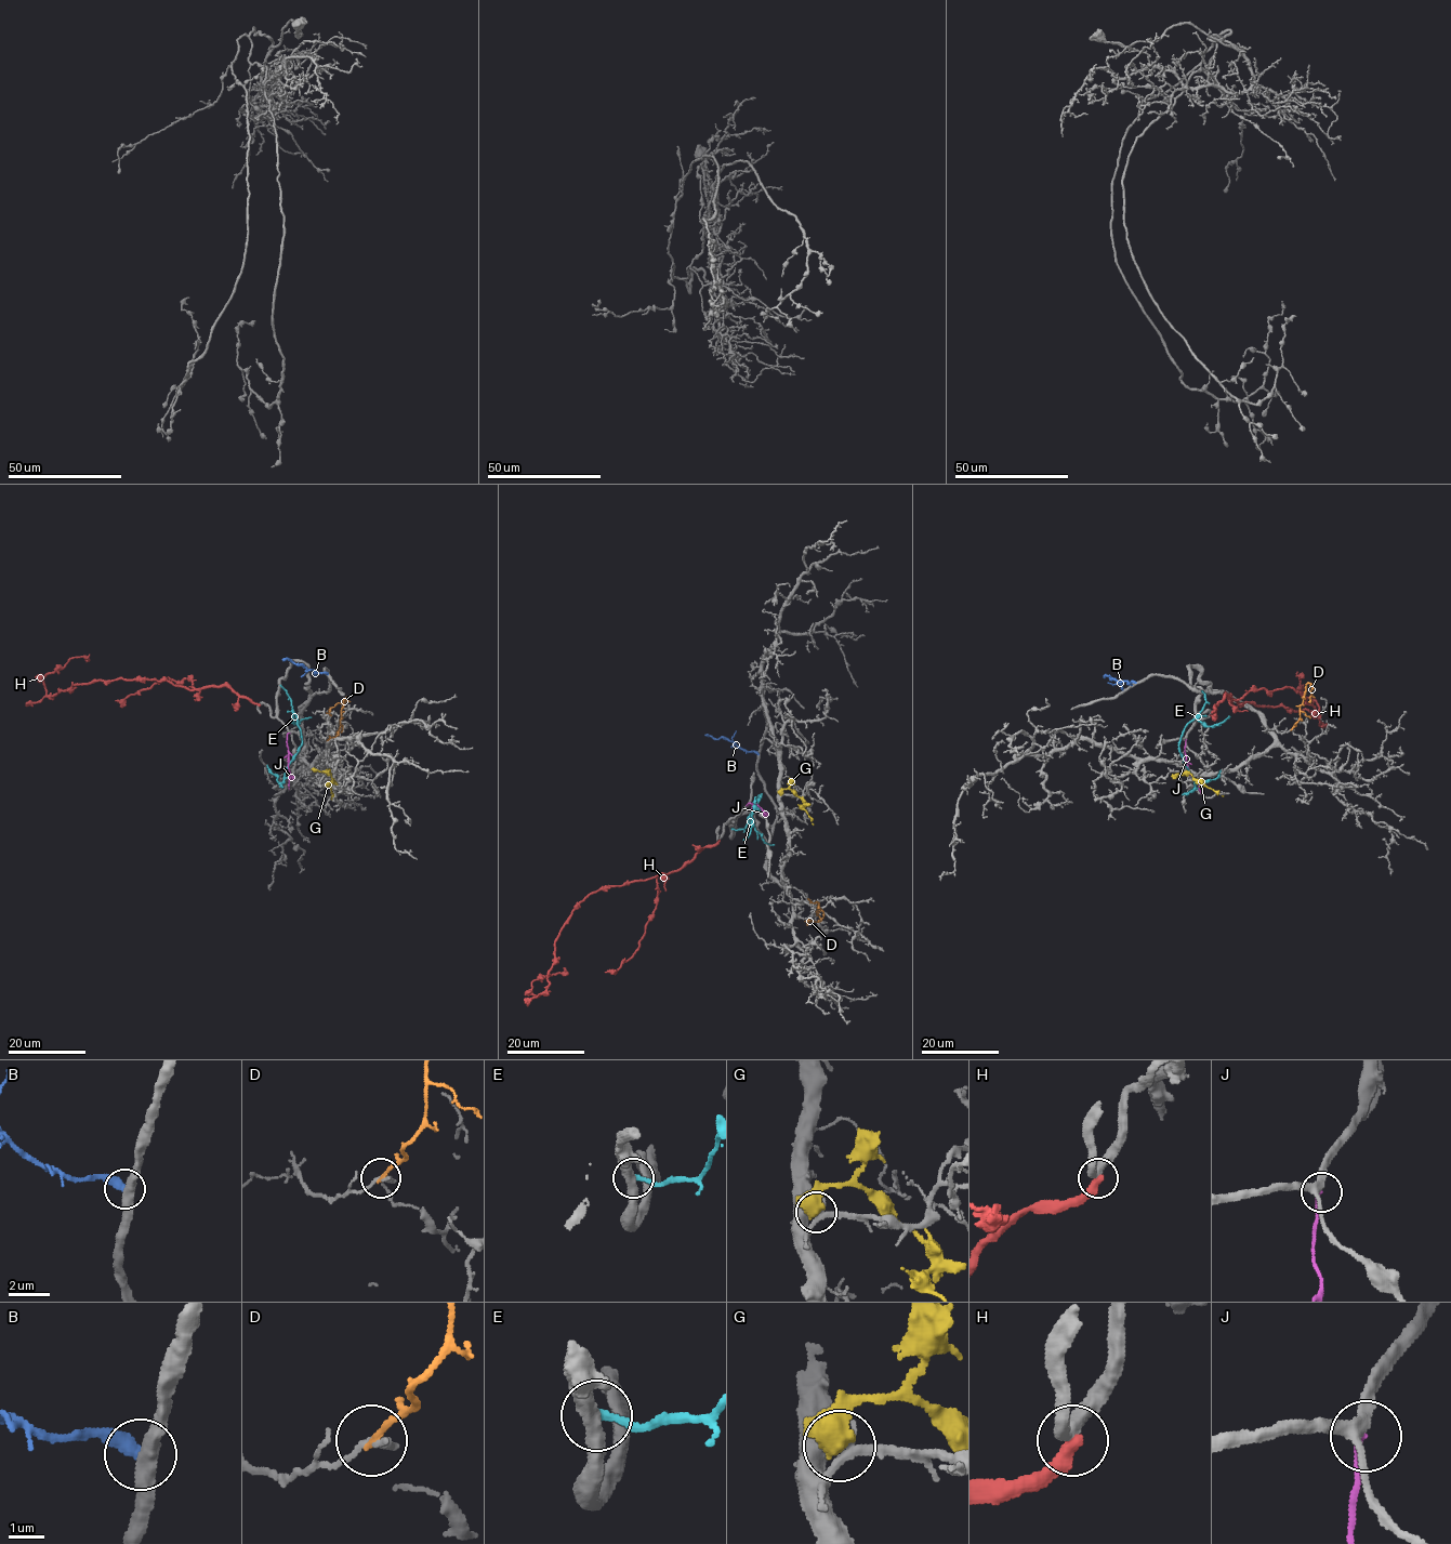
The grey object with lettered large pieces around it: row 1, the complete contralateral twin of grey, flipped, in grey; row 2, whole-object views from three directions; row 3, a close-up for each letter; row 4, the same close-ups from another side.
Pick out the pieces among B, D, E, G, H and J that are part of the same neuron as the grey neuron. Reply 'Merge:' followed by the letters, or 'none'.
Merge: none

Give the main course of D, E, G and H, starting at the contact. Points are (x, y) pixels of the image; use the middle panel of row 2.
D: (808, 899), (819, 906), (816, 911), (819, 921), (808, 919)
E: (731, 829), (744, 828), (753, 803), (762, 794), (752, 815), (751, 832), (743, 841)
G: (781, 793), (785, 789), (790, 789), (803, 800), (803, 808), (813, 825)
H: (719, 841), (680, 868), (591, 893), (555, 942), (549, 984), (537, 997), (531, 993), (533, 981), (565, 970)

